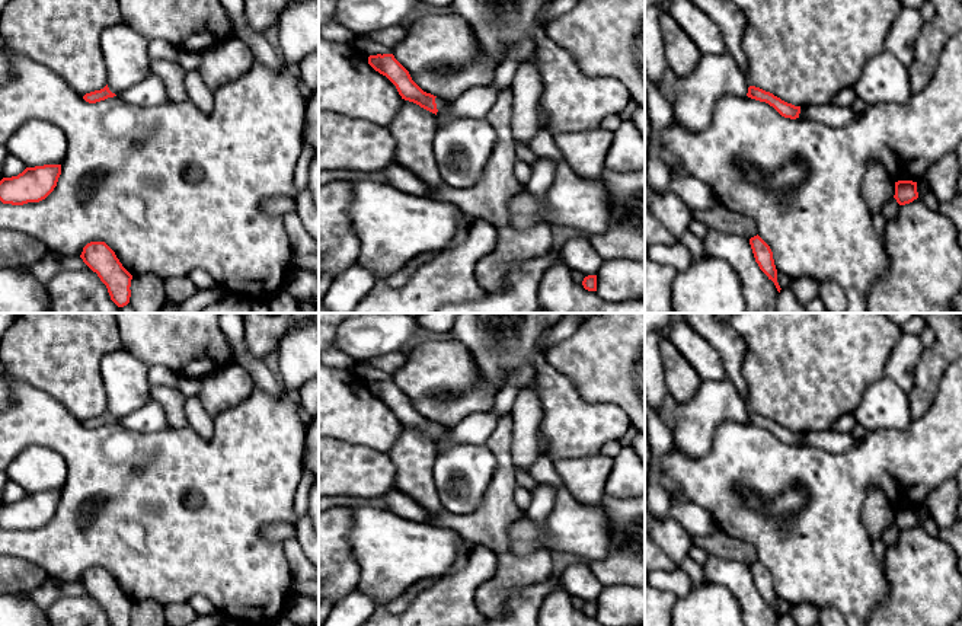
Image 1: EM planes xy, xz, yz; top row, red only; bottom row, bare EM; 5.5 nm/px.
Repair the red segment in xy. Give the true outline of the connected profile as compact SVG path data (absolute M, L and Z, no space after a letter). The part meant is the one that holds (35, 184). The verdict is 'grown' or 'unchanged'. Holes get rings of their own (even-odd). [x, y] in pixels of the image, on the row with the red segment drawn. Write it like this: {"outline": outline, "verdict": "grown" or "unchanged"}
{"outline": "M61 165L26 167L22 173L0 181L0 201L23 205L45 199L57 186Z", "verdict": "unchanged"}

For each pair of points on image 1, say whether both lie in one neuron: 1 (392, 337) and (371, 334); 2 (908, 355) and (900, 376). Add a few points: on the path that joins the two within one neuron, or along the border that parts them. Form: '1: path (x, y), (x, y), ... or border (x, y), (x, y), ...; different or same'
1: path (387, 334), (376, 334); same
2: path (904, 360), (900, 371); same

